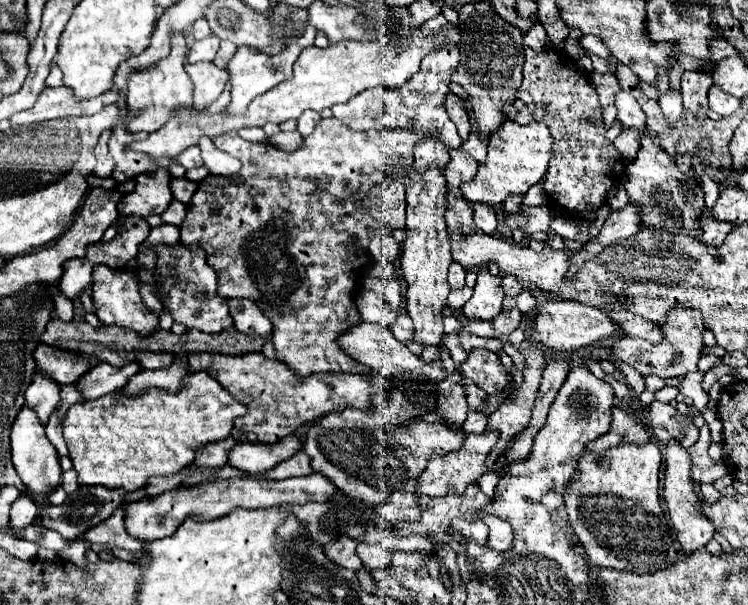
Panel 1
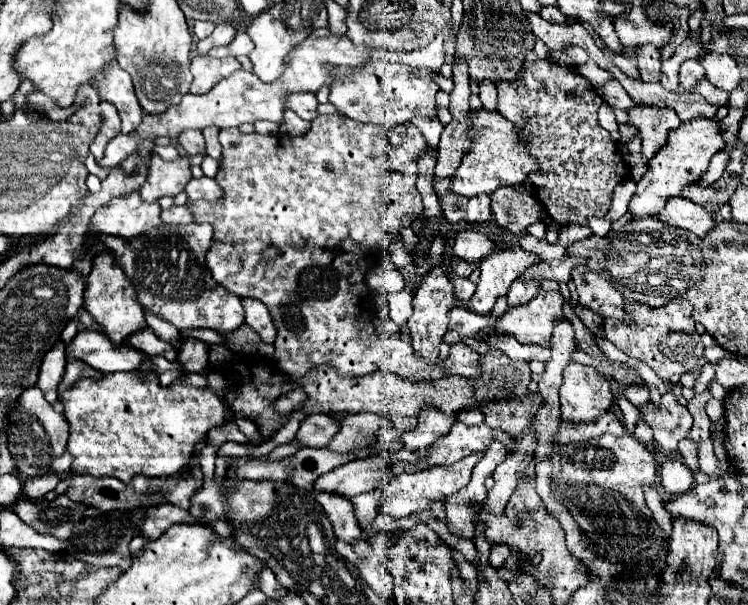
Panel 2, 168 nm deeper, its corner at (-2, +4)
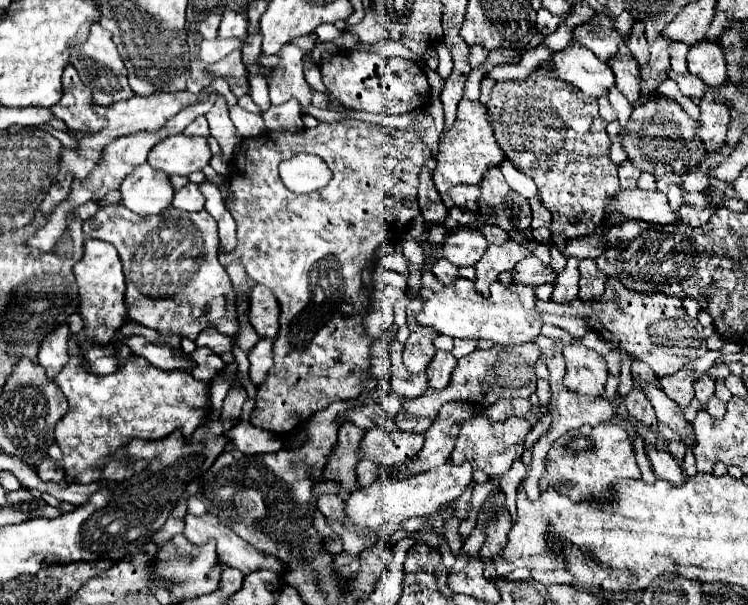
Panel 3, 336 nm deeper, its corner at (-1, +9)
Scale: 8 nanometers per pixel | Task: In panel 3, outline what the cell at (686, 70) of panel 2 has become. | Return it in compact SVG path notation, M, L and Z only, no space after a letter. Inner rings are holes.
M673 41L673 47L669 47L671 69L675 73L685 73L687 71L687 51L689 51L689 45L685 45L681 41Z

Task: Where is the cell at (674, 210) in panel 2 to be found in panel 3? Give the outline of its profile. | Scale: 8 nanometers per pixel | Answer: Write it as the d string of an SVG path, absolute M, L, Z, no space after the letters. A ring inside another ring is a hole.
M625 189L611 199L607 215L619 215L625 219L647 221L653 225L669 225L675 221L675 213L669 207L667 195L661 191L643 191L643 189Z

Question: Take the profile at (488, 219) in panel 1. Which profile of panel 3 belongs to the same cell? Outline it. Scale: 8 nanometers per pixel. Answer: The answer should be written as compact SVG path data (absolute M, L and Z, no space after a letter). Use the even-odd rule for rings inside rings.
M457 185L443 195L443 203L447 209L451 207L477 209L477 199L479 199L479 187L473 185Z

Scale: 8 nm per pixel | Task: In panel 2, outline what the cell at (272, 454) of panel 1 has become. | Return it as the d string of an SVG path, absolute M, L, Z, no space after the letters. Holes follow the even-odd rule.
M310 414L300 422L300 428L294 436L294 442L304 448L326 448L332 436L338 432L338 422L326 414Z

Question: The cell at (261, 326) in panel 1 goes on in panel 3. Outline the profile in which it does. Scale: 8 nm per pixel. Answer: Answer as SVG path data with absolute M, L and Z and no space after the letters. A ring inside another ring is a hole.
M257 285L251 295L251 309L249 309L249 323L255 327L259 337L275 339L279 333L279 303L269 287Z

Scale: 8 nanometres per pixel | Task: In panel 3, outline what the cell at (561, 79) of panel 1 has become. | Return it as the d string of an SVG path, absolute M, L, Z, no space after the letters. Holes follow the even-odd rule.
M543 69L533 71L523 81L501 81L495 83L491 99L487 103L489 121L493 123L493 133L499 147L505 151L507 159L517 171L531 177L539 191L539 201L551 213L551 239L557 247L563 247L565 239L581 237L591 233L605 217L605 207L619 191L617 165L609 159L609 135L605 131L607 121L599 117L599 107L595 97L581 95L573 85L549 77Z

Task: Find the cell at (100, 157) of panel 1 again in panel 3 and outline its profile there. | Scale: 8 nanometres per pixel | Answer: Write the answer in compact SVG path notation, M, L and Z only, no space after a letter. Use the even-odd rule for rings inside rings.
M65 67L63 77L63 95L61 99L51 107L53 115L63 119L65 125L71 130L77 131L99 131L105 127L105 119L95 113L95 105L91 103L91 91L85 87L73 67Z

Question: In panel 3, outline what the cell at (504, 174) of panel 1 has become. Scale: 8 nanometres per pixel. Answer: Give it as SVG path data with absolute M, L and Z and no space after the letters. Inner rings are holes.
M461 99L453 127L445 131L439 141L439 153L435 155L435 169L431 171L431 179L439 195L445 195L449 187L455 187L461 183L479 185L485 171L489 167L499 165L503 159L505 159L505 153L493 137L493 127L487 119L487 107L483 107L479 101Z

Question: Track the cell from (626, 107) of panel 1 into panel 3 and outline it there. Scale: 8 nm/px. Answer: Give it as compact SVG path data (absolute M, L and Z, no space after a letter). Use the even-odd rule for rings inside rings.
M569 43L565 49L555 51L547 63L553 67L551 77L571 83L591 97L603 97L609 87L615 85L615 75L609 65L599 61L593 51L577 43Z

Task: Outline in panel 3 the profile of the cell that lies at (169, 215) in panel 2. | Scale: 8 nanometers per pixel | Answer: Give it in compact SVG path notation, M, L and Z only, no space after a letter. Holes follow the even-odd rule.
M187 183L179 191L175 191L173 207L177 207L177 209L183 209L183 211L201 211L203 205L205 205L205 197L199 191L197 183Z

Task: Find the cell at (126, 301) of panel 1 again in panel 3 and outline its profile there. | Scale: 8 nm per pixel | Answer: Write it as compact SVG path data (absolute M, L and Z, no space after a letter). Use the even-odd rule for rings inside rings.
M87 239L83 247L83 257L73 267L73 275L79 287L79 315L83 317L85 337L89 343L105 347L113 341L113 337L127 319L125 279L121 271L121 259L115 247L99 239Z

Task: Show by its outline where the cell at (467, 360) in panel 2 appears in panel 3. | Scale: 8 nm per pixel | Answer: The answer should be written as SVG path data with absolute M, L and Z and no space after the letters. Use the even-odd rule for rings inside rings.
M437 351L433 361L429 363L425 375L429 381L429 387L435 391L441 391L443 387L447 387L449 377L453 373L453 367L457 365L457 359L453 357L453 353L445 353L445 351Z

